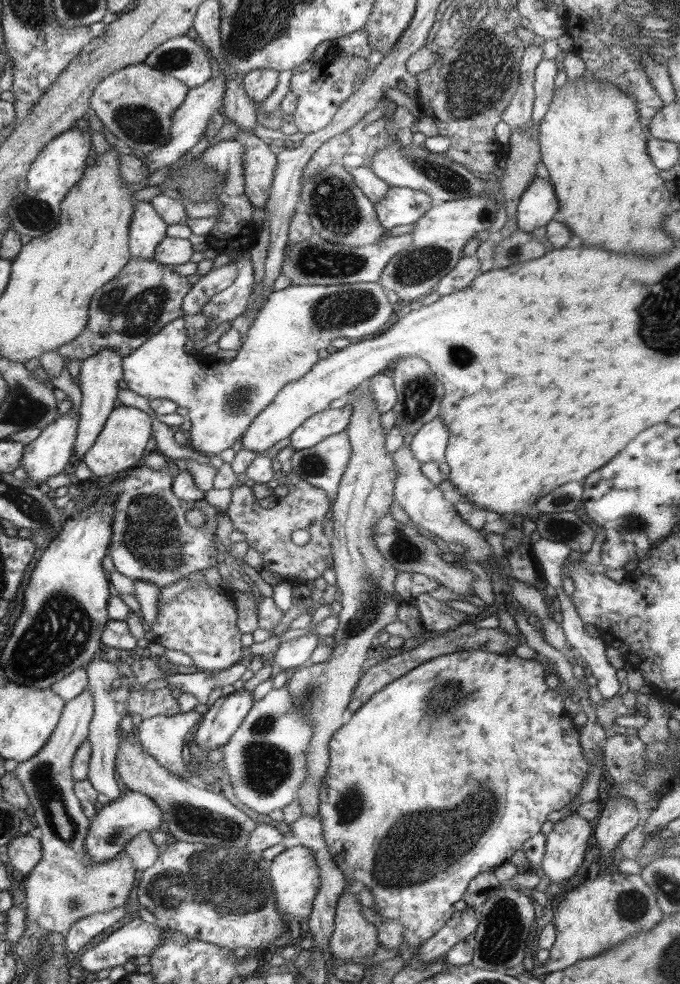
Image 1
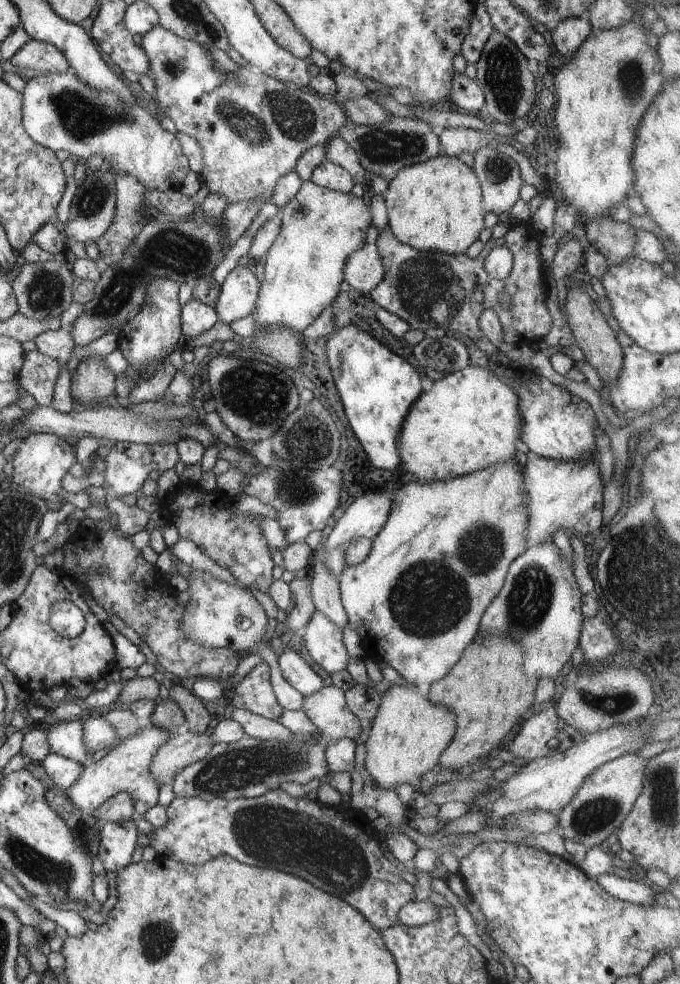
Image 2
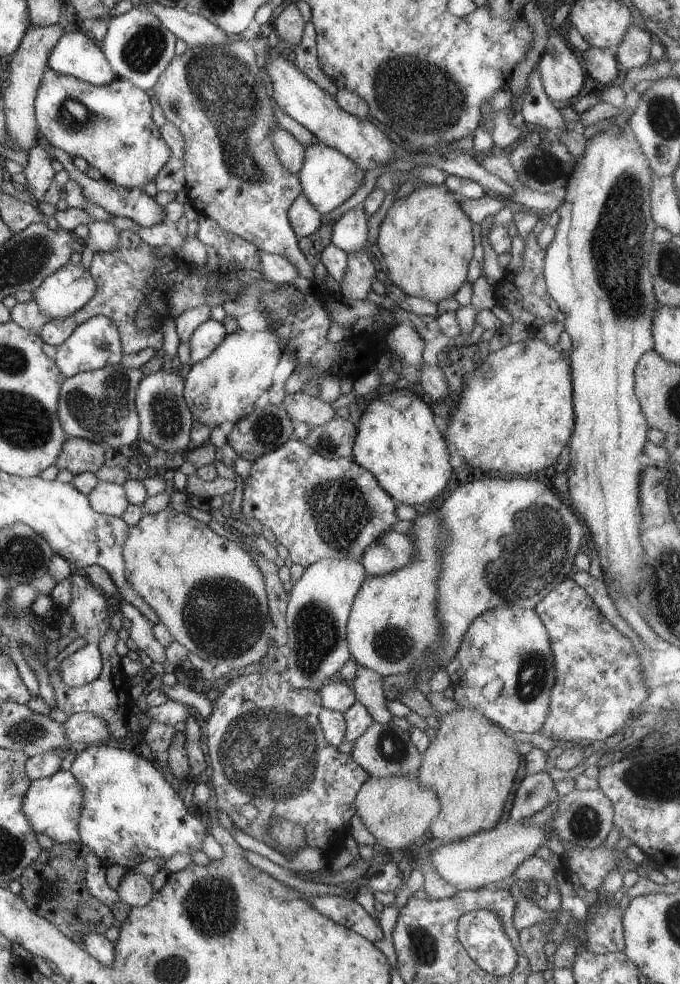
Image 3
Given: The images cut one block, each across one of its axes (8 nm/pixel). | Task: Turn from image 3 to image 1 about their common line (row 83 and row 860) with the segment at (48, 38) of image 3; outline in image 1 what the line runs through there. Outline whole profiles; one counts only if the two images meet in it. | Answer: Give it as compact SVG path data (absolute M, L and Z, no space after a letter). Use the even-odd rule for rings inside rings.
M20 834L7 844L8 862L14 866L19 877L25 877L34 870L42 858L41 840L31 835Z

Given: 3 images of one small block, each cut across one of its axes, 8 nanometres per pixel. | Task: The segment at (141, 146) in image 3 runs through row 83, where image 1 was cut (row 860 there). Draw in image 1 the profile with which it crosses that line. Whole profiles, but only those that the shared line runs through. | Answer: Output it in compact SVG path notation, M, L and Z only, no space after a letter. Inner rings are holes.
M87 687L82 694L65 702L60 720L46 746L30 760L18 763L13 770L28 794L34 825L42 831L42 858L32 872L22 877L24 889L20 900L26 912L24 936L13 945L26 965L32 963L35 954L38 956L42 943L48 944L47 933L57 932L65 936L74 922L86 916L124 907L136 880L136 868L124 852L108 862L97 864L86 856L84 839L91 819L83 813L80 800L74 794L75 780L71 768L78 745L88 738L93 715L94 698L90 687Z

